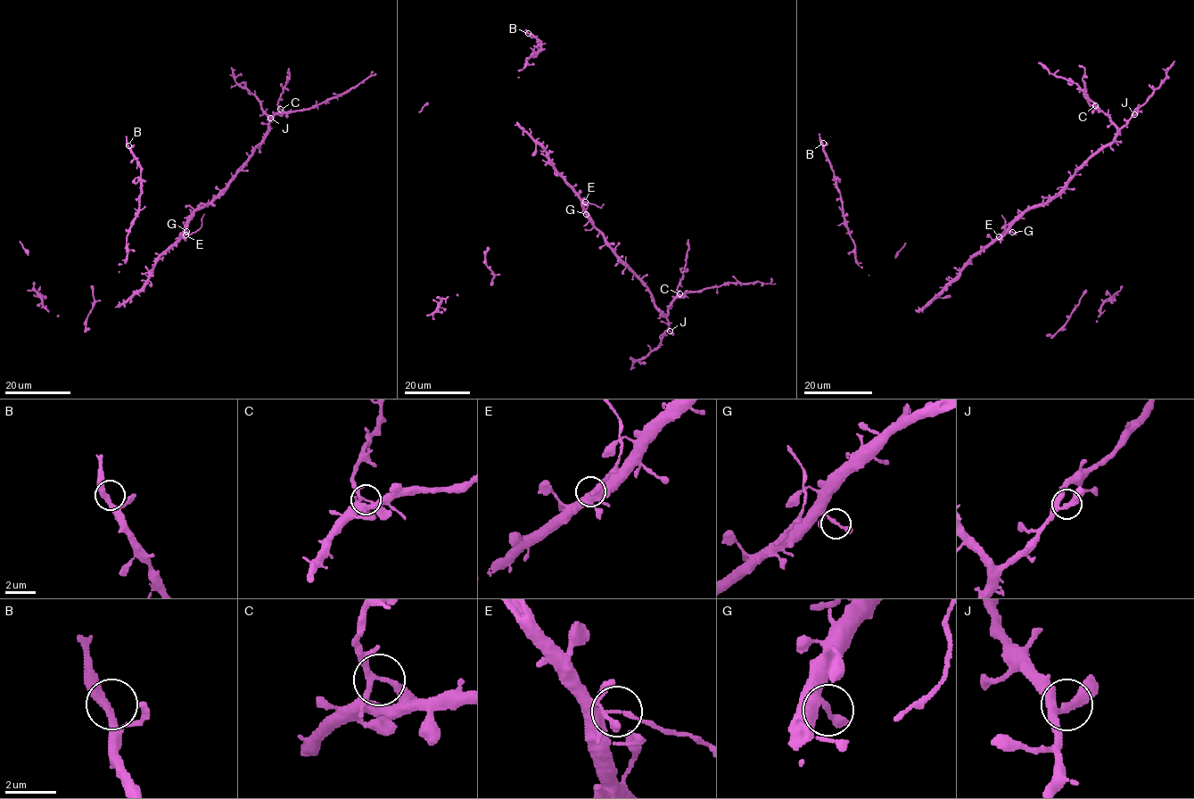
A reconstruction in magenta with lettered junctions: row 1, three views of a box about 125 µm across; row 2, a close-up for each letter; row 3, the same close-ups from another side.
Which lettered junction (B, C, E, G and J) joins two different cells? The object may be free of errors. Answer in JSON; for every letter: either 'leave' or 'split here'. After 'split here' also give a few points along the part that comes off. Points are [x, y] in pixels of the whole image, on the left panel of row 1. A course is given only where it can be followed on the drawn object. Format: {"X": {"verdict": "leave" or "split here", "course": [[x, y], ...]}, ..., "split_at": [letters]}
{"B": {"verdict": "leave"}, "C": {"verdict": "leave"}, "E": {"verdict": "split here", "course": [[185, 234], [201, 226], [204, 214]]}, "G": {"verdict": "leave"}, "J": {"verdict": "leave"}, "split_at": ["E"]}

